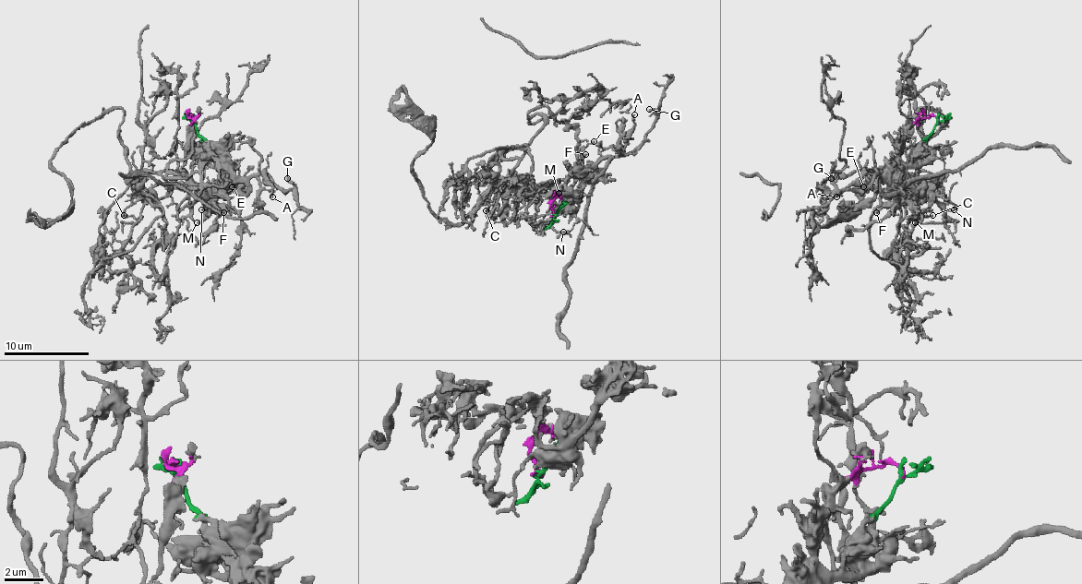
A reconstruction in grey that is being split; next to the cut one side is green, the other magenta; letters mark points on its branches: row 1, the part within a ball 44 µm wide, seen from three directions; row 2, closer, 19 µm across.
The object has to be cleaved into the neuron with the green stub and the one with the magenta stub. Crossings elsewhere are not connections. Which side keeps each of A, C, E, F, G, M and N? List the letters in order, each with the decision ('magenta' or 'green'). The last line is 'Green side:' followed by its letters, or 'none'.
A: green
C: magenta
E: green
F: green
G: green
M: green
N: green
Green side: A, E, F, G, M, N

